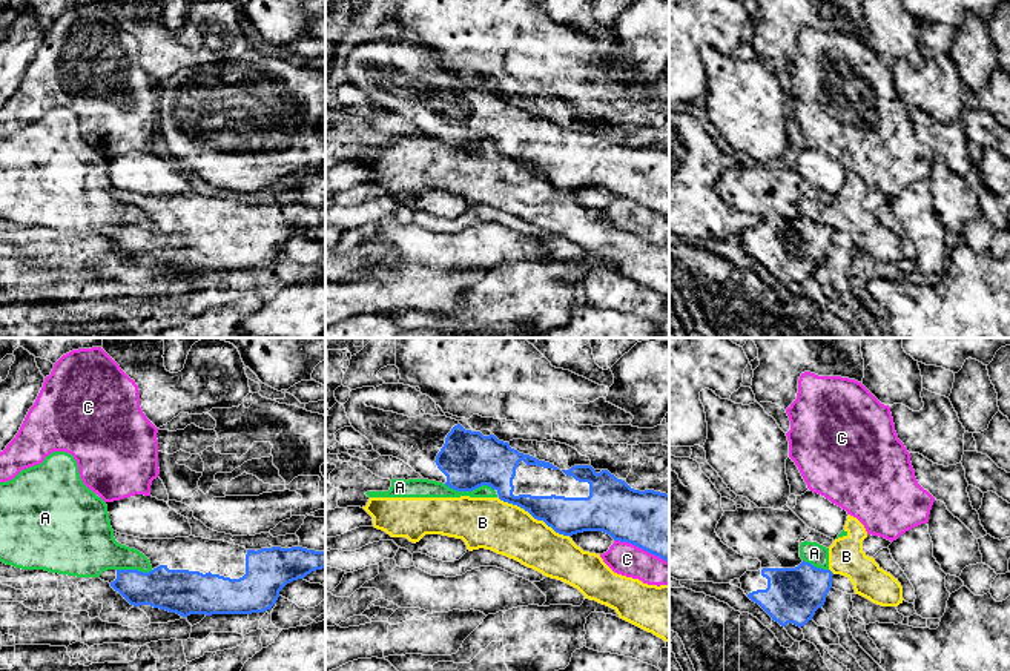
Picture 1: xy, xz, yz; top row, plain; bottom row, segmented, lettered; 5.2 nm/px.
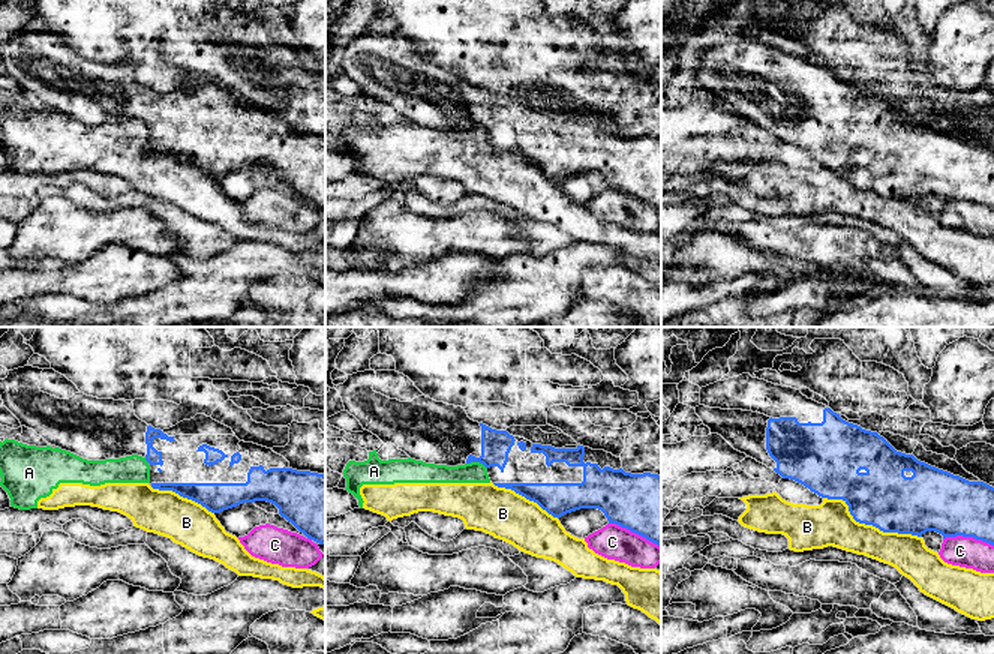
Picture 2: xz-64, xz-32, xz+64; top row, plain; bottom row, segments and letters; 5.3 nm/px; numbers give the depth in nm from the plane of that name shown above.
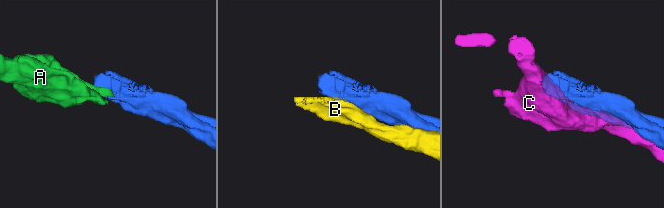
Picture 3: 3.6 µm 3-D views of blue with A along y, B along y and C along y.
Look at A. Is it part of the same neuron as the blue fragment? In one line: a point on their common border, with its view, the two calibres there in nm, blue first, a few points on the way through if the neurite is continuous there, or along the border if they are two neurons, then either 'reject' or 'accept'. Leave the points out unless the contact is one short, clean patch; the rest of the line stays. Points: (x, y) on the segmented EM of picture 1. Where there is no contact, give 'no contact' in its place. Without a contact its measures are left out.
contact xz (468, 490); calibres 300 and 100 nm; border xz (444, 484), (456, 490), (475, 490), (482, 485), (493, 490); reject

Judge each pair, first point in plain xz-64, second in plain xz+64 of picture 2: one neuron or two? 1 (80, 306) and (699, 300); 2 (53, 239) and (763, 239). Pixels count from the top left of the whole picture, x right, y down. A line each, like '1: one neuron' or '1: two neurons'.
1: two neurons
2: one neuron

